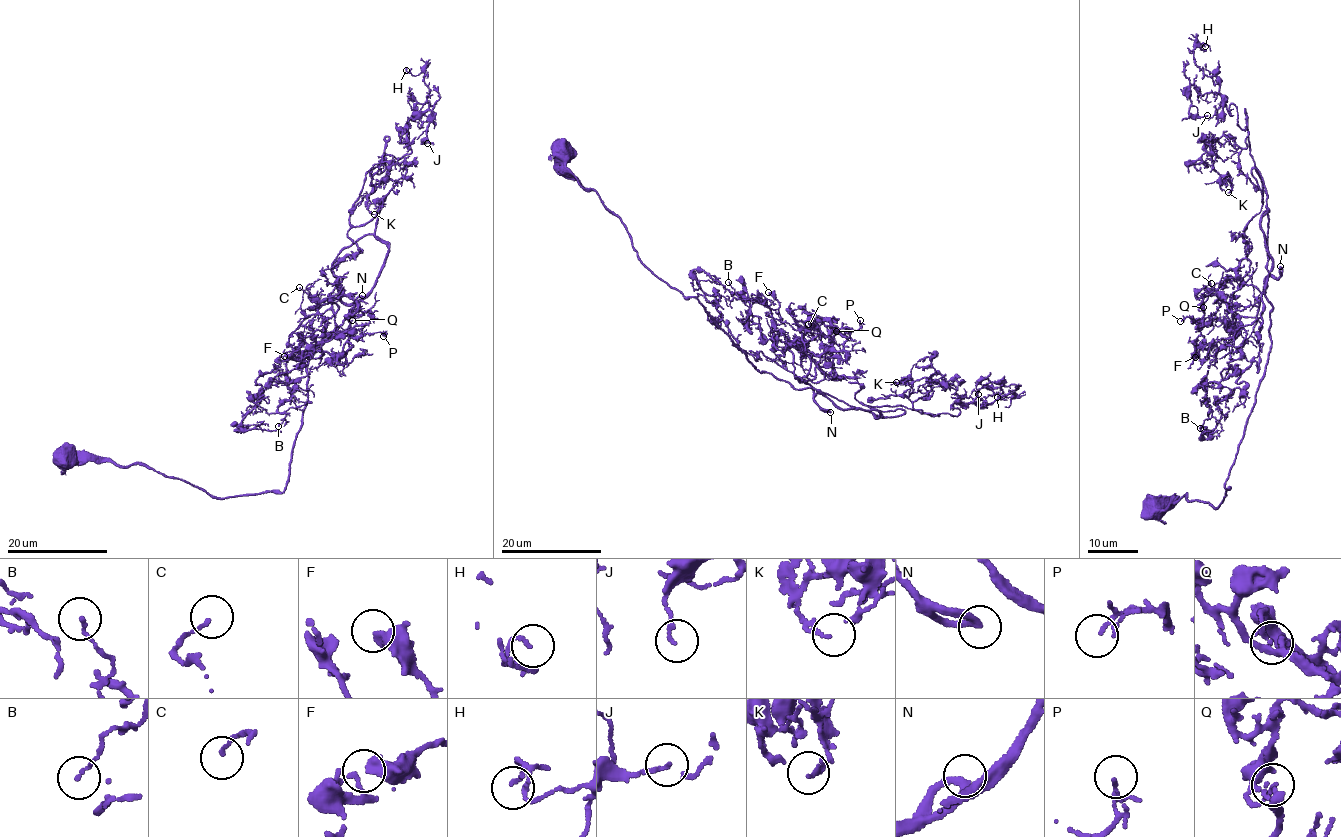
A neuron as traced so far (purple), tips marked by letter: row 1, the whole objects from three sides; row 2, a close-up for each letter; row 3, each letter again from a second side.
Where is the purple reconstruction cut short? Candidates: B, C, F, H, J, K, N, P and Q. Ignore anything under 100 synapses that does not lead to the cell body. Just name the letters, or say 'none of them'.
none of them

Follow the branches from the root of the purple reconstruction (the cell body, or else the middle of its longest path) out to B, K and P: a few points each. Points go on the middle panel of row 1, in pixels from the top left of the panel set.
B: (562, 152), (639, 260), (699, 299), (756, 369), (878, 417), (799, 379), (810, 365), (801, 332), (728, 282)
K: (562, 152), (758, 371), (876, 418), (904, 411), (861, 403), (921, 412), (933, 375), (948, 383), (896, 382)
P: (562, 152), (639, 260), (756, 369), (875, 417), (798, 379), (784, 350), (860, 320)

